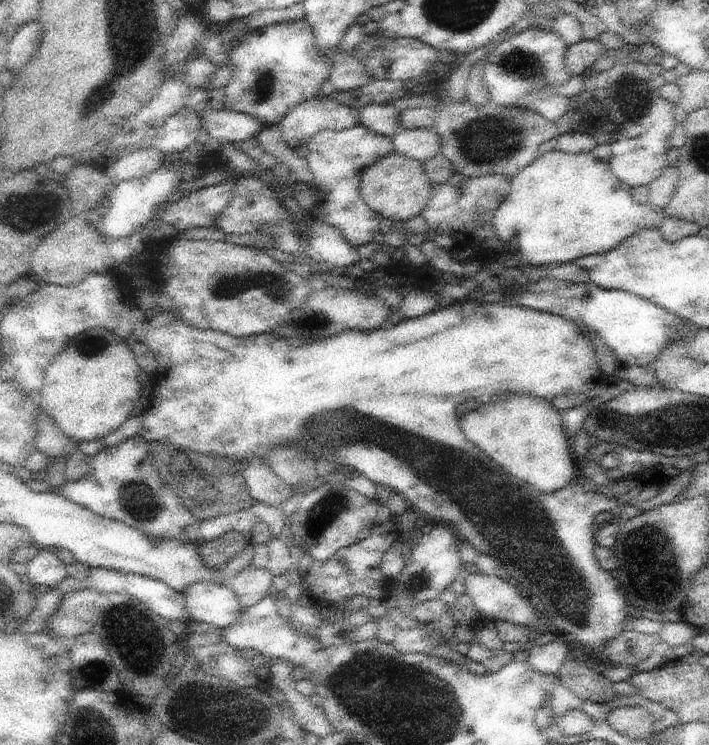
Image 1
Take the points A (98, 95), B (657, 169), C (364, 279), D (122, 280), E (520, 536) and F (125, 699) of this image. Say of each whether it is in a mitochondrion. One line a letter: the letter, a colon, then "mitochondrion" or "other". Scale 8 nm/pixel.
A: mitochondrion
B: other
C: other
D: other
E: mitochondrion
F: other

